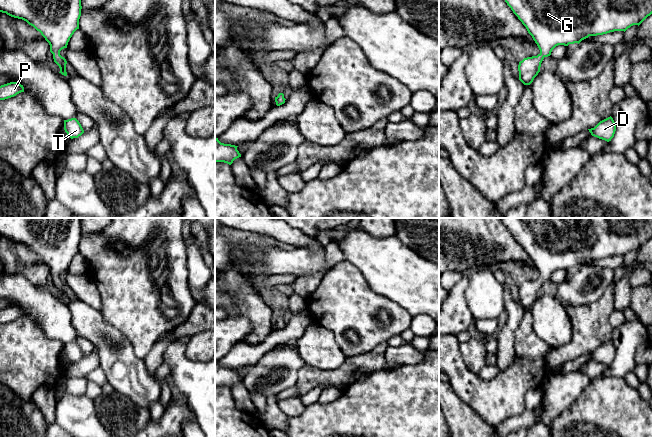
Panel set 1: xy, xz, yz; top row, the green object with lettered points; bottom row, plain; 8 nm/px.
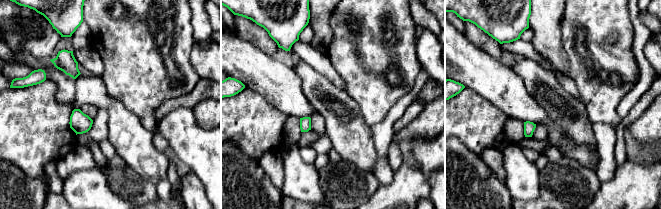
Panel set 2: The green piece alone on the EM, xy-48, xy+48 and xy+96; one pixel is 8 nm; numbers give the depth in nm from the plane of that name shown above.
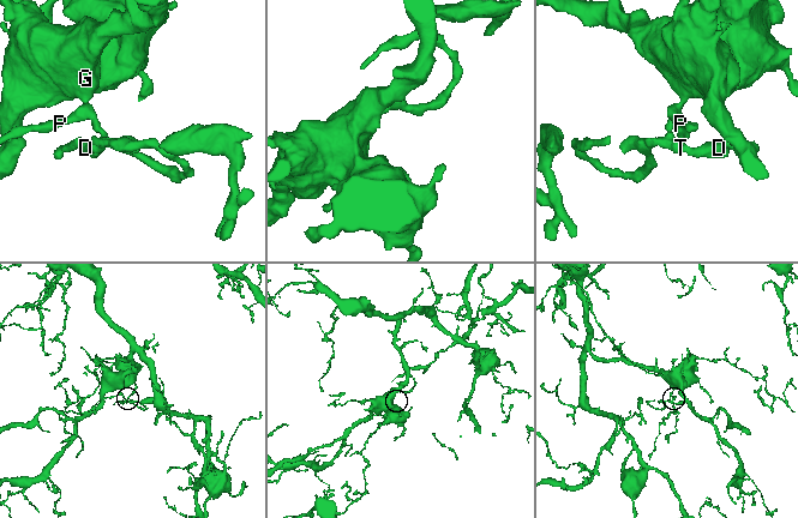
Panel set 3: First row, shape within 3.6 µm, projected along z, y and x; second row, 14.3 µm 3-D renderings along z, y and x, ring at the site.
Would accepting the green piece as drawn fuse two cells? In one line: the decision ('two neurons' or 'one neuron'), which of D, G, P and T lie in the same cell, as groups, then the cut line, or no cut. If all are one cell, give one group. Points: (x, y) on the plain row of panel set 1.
one neuron | D G P T | no cut

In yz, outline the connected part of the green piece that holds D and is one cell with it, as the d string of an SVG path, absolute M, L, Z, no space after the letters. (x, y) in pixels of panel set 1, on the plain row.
M610 340L600 345L594 352L588 353L592 360L607 366L611 365L616 355L616 348Z

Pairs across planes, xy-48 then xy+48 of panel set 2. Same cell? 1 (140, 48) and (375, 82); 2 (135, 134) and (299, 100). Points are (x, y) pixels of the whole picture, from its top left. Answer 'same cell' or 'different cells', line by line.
1: same cell
2: different cells

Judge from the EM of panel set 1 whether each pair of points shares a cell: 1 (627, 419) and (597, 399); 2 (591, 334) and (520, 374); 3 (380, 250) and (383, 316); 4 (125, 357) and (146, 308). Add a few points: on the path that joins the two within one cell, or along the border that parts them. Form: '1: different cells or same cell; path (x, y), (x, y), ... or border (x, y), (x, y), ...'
1: same cell; path (620, 419), (617, 419), (604, 406)
2: different cells; border (551, 347), (546, 353), (546, 372)
3: different cells; border (365, 280), (375, 292), (395, 301), (403, 307)
4: different cells; border (115, 327), (129, 341), (133, 352), (142, 359)

